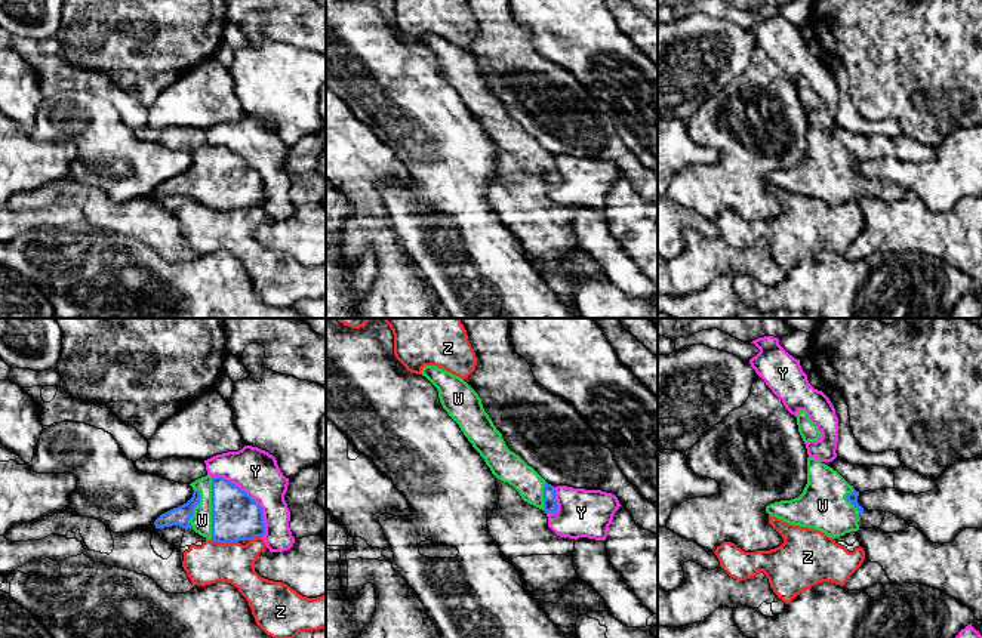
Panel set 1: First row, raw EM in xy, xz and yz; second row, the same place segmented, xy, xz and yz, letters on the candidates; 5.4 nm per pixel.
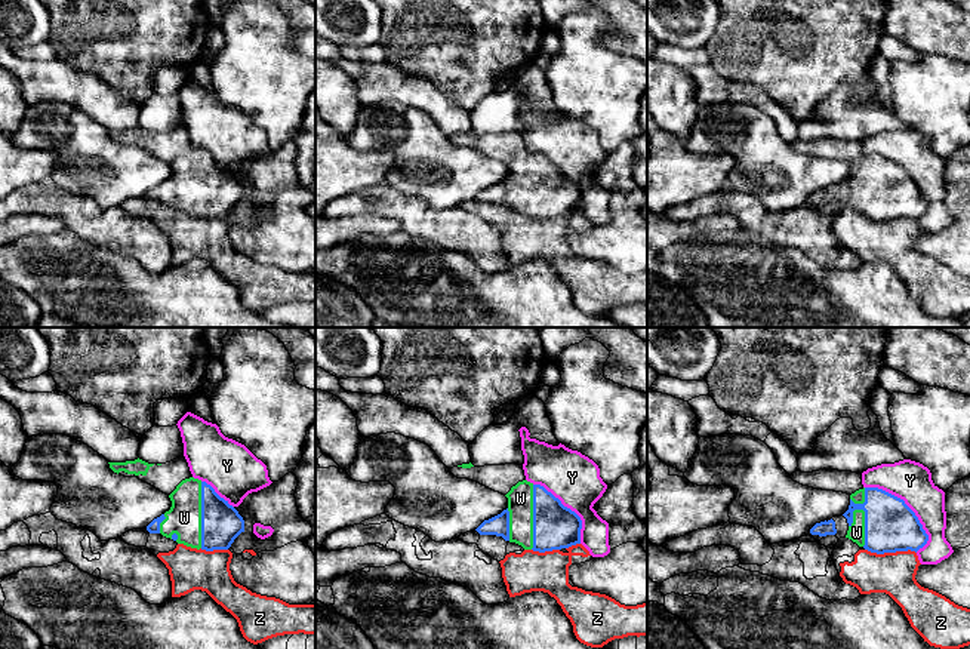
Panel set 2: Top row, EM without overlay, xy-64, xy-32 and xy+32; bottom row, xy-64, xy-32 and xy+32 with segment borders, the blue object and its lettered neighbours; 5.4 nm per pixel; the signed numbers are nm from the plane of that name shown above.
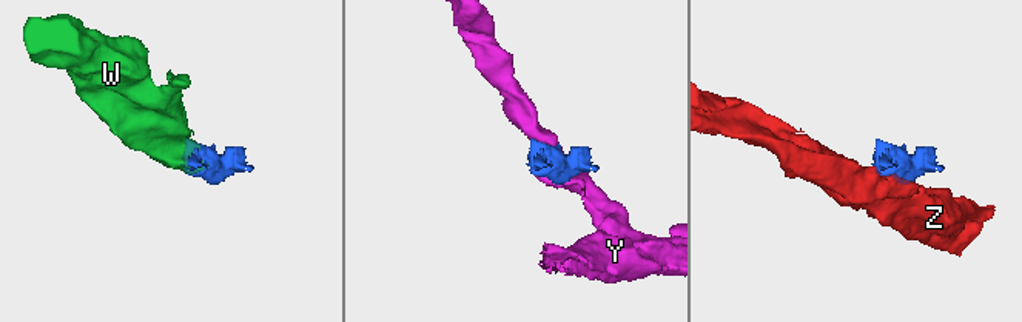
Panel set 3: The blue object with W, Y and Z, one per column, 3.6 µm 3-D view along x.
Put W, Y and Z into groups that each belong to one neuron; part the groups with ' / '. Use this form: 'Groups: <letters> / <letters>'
Groups: W / Y / Z

